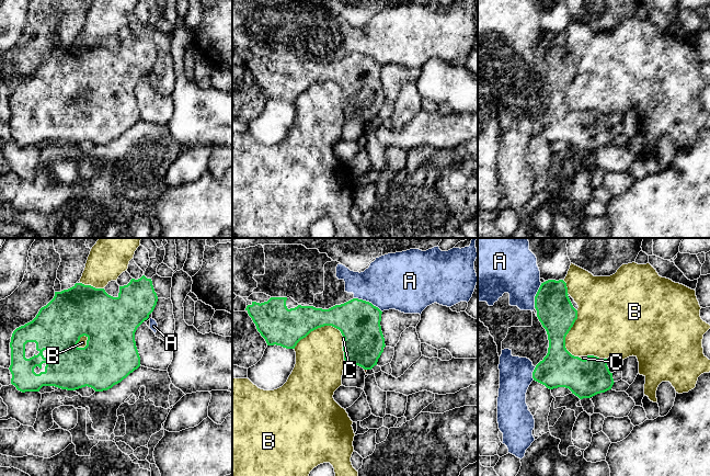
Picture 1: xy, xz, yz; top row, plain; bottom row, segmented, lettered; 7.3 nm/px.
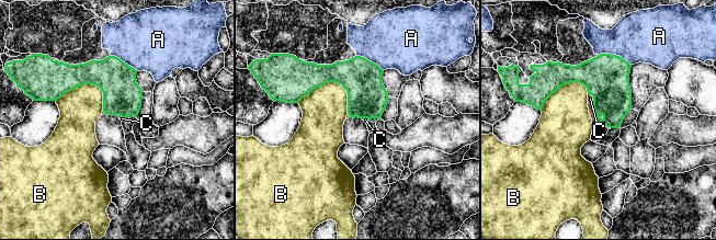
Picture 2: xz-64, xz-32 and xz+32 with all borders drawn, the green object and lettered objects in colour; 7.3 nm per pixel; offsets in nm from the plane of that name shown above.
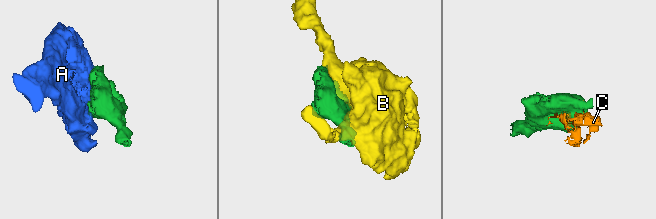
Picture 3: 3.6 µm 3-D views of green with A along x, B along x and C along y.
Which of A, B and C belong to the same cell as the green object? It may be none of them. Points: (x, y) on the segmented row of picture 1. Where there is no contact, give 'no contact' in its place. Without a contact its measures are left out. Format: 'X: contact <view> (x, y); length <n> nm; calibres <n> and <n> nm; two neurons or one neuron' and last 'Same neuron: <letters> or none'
A: contact xz (368, 302); length 240 nm; calibres 300 and 420 nm; two neurons
B: contact xz (318, 327); length 380 nm; calibres 280 and 360 nm; two neurons
C: contact yz (582, 359); length 80 nm; calibres 280 and 20 nm; one neuron
Same neuron: C

